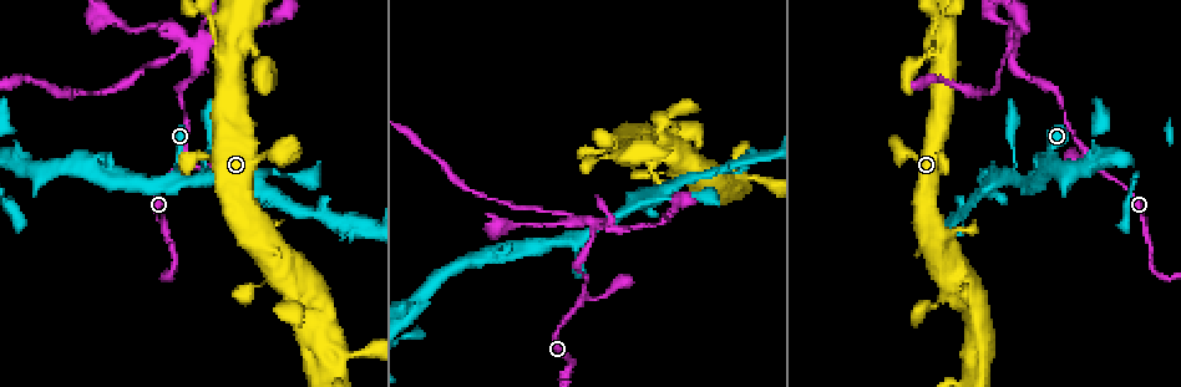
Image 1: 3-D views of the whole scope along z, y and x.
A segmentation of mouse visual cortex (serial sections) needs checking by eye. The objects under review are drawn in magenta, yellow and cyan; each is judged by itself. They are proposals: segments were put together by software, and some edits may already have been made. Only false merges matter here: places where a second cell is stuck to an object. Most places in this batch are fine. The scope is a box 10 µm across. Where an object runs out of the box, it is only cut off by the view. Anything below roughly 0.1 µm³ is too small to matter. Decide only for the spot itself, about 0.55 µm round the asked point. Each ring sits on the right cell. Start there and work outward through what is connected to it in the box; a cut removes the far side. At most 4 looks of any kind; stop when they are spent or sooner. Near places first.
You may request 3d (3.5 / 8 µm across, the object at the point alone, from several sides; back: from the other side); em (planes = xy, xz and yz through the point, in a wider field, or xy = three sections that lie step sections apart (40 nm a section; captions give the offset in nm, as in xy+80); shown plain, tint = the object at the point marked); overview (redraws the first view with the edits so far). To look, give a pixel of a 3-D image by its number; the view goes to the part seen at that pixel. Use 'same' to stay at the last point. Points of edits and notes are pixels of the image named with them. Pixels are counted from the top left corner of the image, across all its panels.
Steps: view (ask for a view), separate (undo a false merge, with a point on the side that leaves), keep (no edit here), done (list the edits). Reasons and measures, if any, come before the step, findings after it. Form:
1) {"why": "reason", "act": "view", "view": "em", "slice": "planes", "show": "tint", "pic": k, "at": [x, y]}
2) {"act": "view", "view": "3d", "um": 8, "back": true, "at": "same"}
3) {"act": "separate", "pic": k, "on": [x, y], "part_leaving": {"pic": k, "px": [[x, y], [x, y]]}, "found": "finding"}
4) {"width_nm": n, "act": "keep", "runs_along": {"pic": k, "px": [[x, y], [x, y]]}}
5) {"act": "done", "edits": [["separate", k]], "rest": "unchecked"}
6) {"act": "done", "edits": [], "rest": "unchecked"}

{"why": "narrows sharply", "act": "view", "view": "3d", "um": 3.5, "pic": 1, "at": [582, 274]}

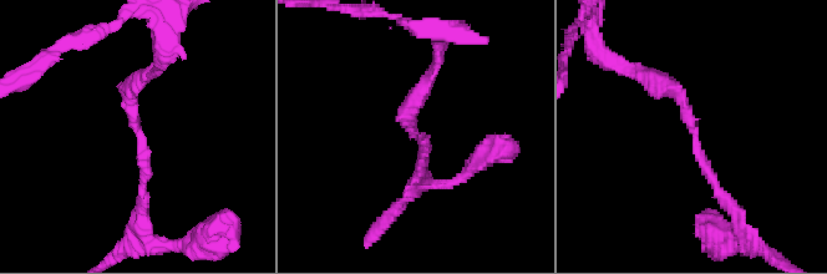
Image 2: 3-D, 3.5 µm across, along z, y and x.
{"arm_widths_nm": [150, 200], "why": "need the tissue", "act": "view", "view": "em", "slice": "xy", "step": 2, "show": "tint", "pic": 2, "at": [696, 132]}

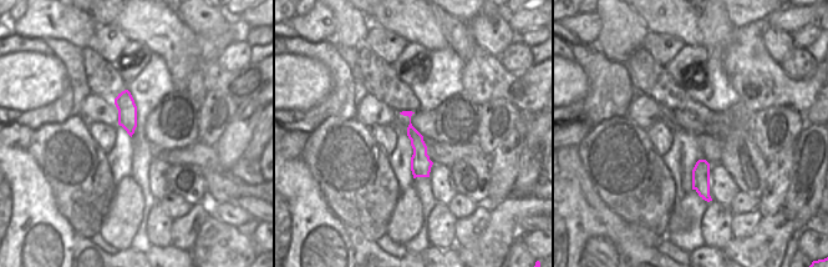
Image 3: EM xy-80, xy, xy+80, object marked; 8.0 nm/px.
{"act": "keep", "runs_along": {"pic": 2, "px": [[731, 207], [696, 150], [684, 103], [649, 76]]}, "found": "one cell here"}

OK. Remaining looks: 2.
{"why": "sharp bend", "act": "view", "view": "3d", "um": 8, "pic": 1, "at": [204, 48]}

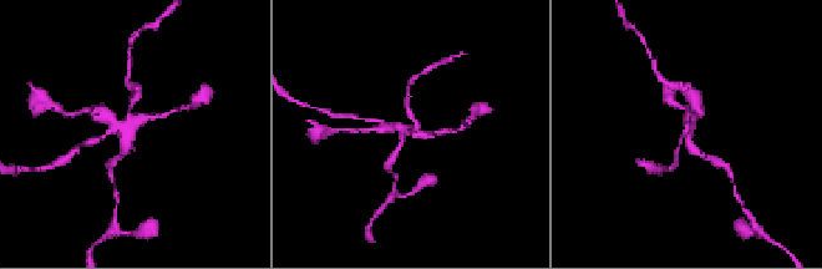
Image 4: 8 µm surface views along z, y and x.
{"act": "view", "view": "em", "slice": "xy", "step": 5, "show": "tint", "at": "same"}

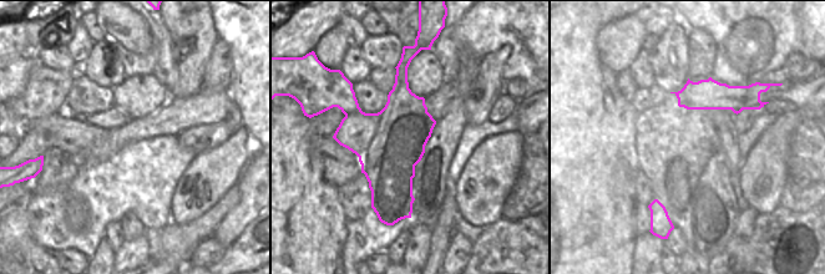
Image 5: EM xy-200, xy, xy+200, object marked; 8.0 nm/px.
{"act": "separate", "pic": 4, "on": [102, 118], "part_leaving": {"pic": 4, "px": [[123, 127], [103, 111], [76, 112]]}, "found": "a second cell is stuck on"}

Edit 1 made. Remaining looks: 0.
{"act": "done", "edits": [["separate", 4]], "rest": "unchecked"}

